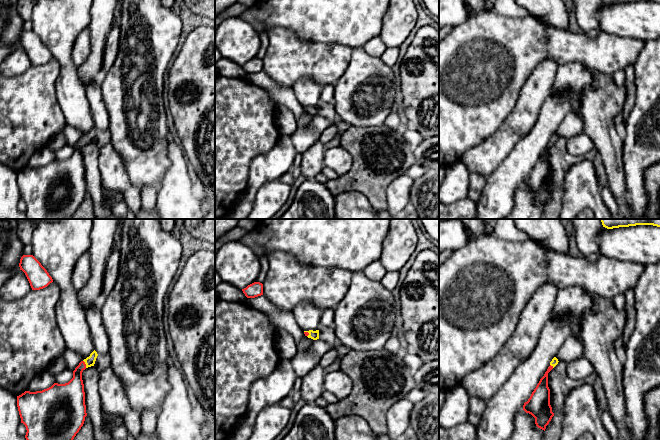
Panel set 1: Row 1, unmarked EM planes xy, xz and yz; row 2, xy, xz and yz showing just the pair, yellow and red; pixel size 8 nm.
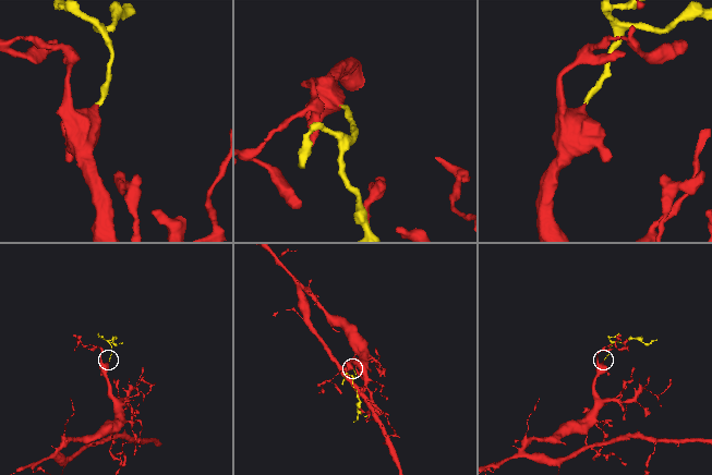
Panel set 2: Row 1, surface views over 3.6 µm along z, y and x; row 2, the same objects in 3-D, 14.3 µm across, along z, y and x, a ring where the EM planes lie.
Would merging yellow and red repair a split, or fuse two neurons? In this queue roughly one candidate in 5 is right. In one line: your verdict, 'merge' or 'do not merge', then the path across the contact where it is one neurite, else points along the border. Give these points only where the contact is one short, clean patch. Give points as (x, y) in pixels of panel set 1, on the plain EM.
merge; way xy (89, 137), (85, 139), (78, 146), (73, 167)

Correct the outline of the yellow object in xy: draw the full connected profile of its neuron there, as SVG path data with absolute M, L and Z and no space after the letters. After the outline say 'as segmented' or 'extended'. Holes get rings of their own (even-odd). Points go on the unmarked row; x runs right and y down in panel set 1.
M94 126L73 147L73 154L65 160L54 159L42 167L25 167L17 172L21 199L26 203L27 219L71 219L84 200L86 189L82 148L94 142L98 130Z | extended

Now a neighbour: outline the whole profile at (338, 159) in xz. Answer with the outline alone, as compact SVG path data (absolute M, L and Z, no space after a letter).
M341 145L325 149L323 166L331 168L339 176L347 173L353 164L353 157Z

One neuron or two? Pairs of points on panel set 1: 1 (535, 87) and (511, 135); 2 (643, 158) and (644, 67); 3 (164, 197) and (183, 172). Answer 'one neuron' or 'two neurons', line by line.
1: one neuron
2: one neuron
3: one neuron

